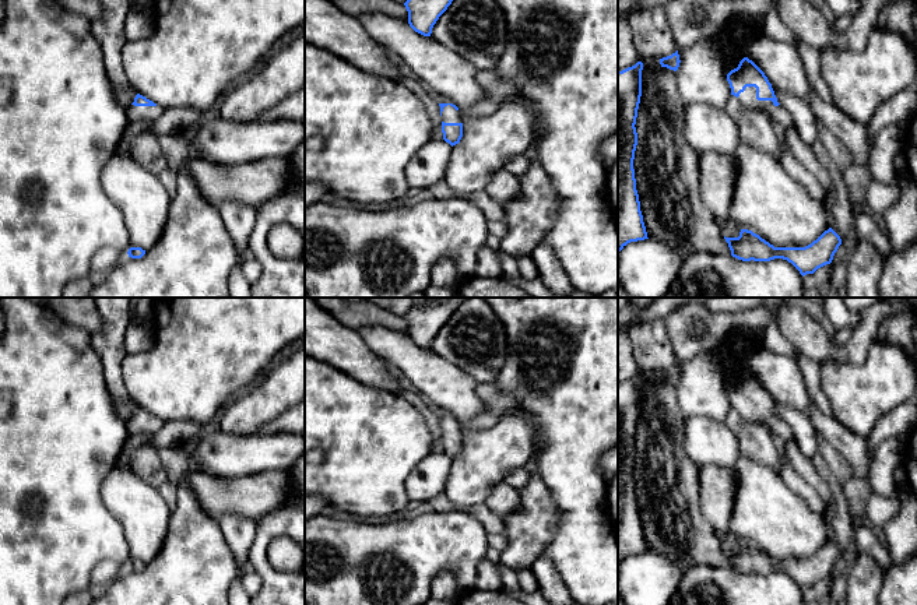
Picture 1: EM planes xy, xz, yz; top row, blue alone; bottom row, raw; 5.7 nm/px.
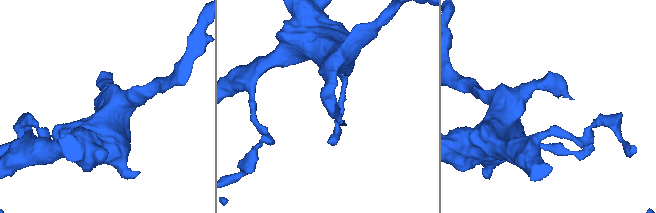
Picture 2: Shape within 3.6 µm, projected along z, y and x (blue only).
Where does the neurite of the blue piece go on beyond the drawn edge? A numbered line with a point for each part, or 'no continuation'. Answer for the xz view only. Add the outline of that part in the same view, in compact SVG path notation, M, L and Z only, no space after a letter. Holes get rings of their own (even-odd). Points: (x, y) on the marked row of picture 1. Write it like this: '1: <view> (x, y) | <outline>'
1: xz (449, 115) | M447 105L442 112L442 122L445 123L461 123L461 113L456 110L453 106Z

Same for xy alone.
1: xy (134, 113) | M131 105L126 113L129 124L137 120L148 120L154 122L157 120L162 113L165 112L165 108L161 105L157 106L134 106Z

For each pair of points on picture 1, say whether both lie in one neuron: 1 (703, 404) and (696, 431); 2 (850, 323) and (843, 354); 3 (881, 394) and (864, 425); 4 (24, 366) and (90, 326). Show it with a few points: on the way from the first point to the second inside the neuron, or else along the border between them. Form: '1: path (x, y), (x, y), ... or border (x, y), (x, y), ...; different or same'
1: border (687, 417), (709, 417), (723, 422); different
2: border (860, 313), (860, 322), (851, 331); different
3: path (874, 401), (864, 411), (864, 418); same
4: border (55, 313), (84, 329), (91, 336); different

